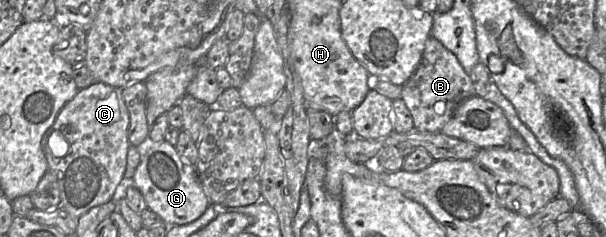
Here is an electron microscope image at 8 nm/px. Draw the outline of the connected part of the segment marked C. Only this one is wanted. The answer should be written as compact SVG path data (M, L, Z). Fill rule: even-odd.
M103 82L81 89L59 112L53 126L42 139L49 170L56 174L61 194L60 206L71 216L80 218L90 209L111 201L124 177L127 155L129 112L122 89ZM56 131L69 143L68 154L58 158L52 154L49 137Z

